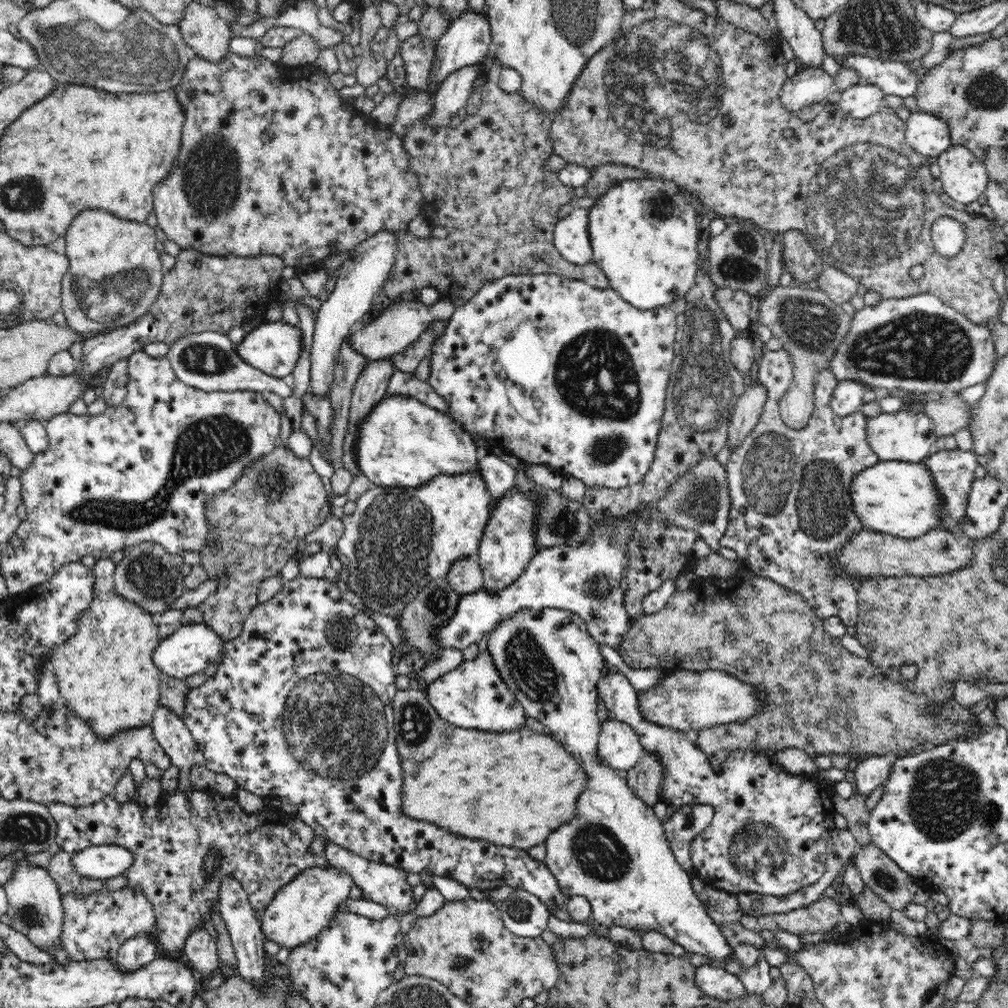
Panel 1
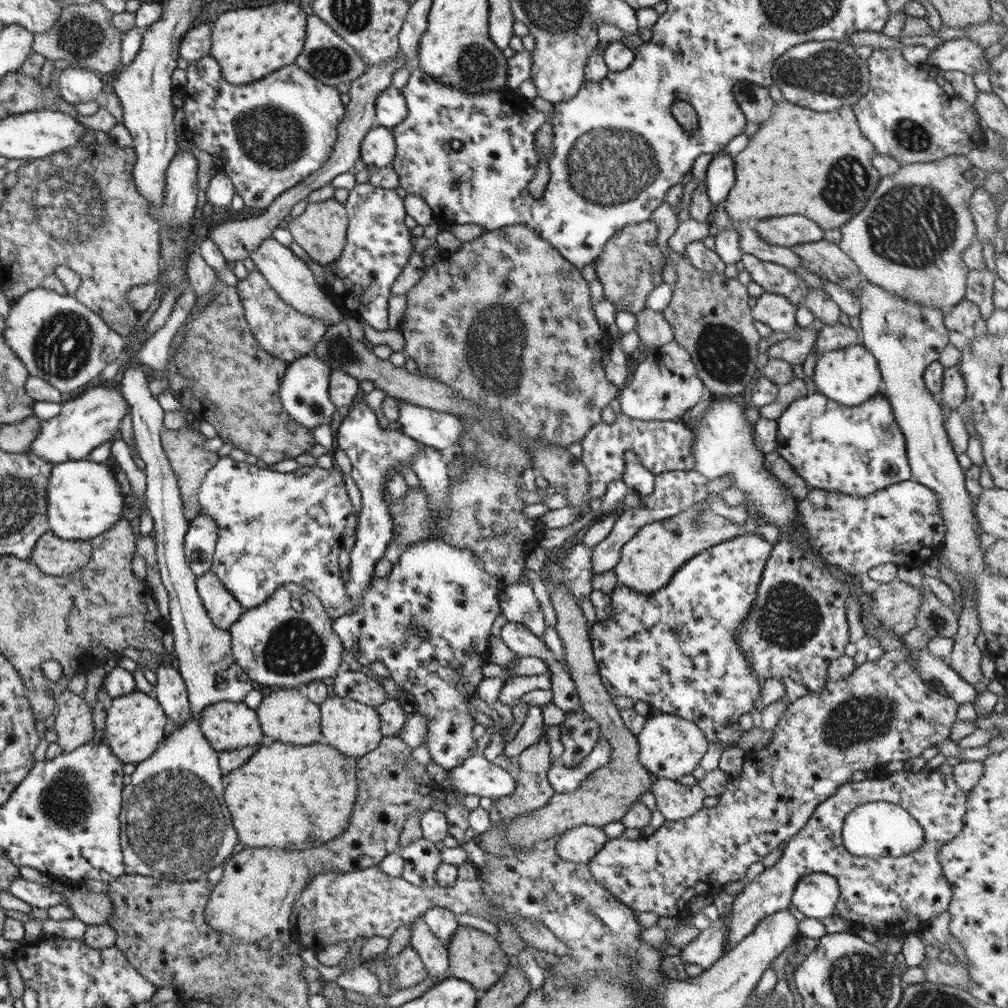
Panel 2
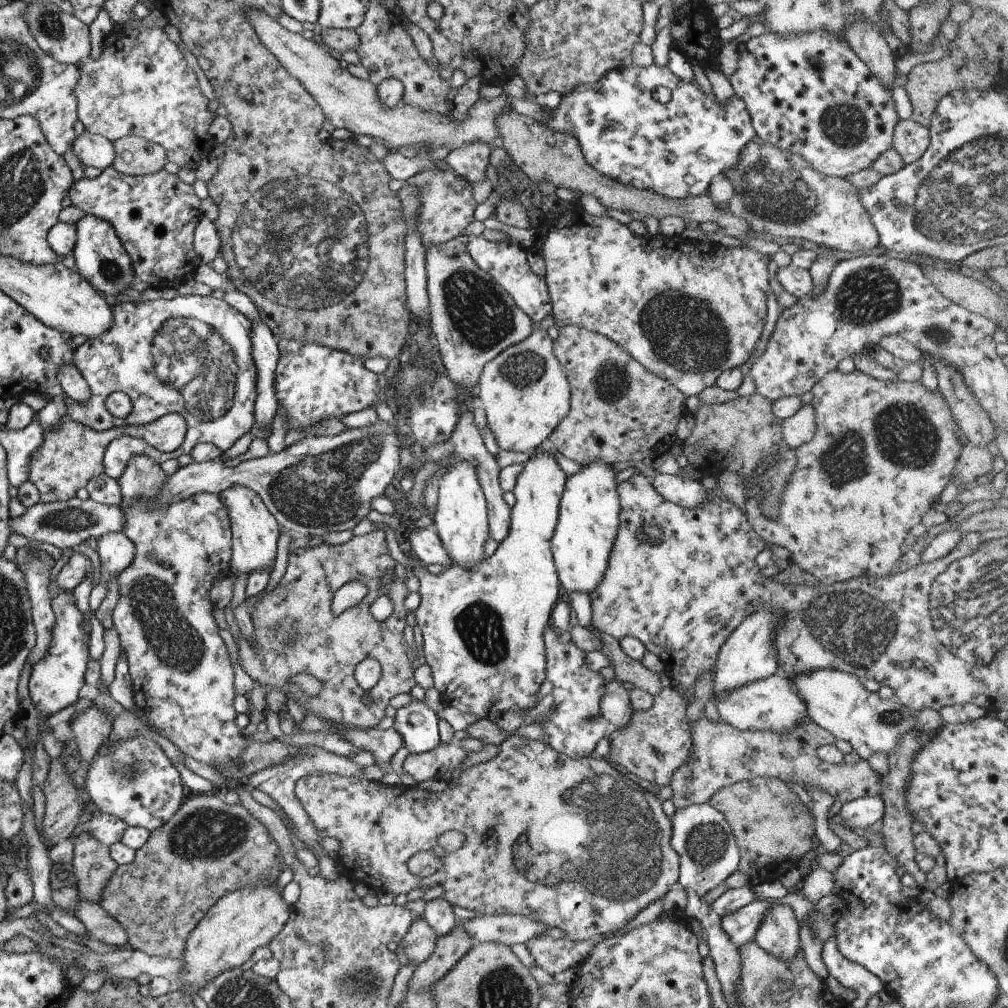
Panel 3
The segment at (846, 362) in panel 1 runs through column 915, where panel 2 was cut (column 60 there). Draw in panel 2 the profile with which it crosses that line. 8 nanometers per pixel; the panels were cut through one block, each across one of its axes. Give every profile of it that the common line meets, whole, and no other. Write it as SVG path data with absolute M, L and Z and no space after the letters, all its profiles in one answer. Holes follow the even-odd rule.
M37 287L11 301L9 312L4 317L2 338L25 365L29 375L42 378L44 382L51 384L59 393L70 392L74 395L75 389L79 386L85 386L87 382L97 378L101 370L119 356L119 352L125 351L127 346L137 344L139 342L139 330L123 337L123 335L119 335L119 333L107 327L102 318L91 312L87 306L77 302L73 296L61 295L54 290Z

